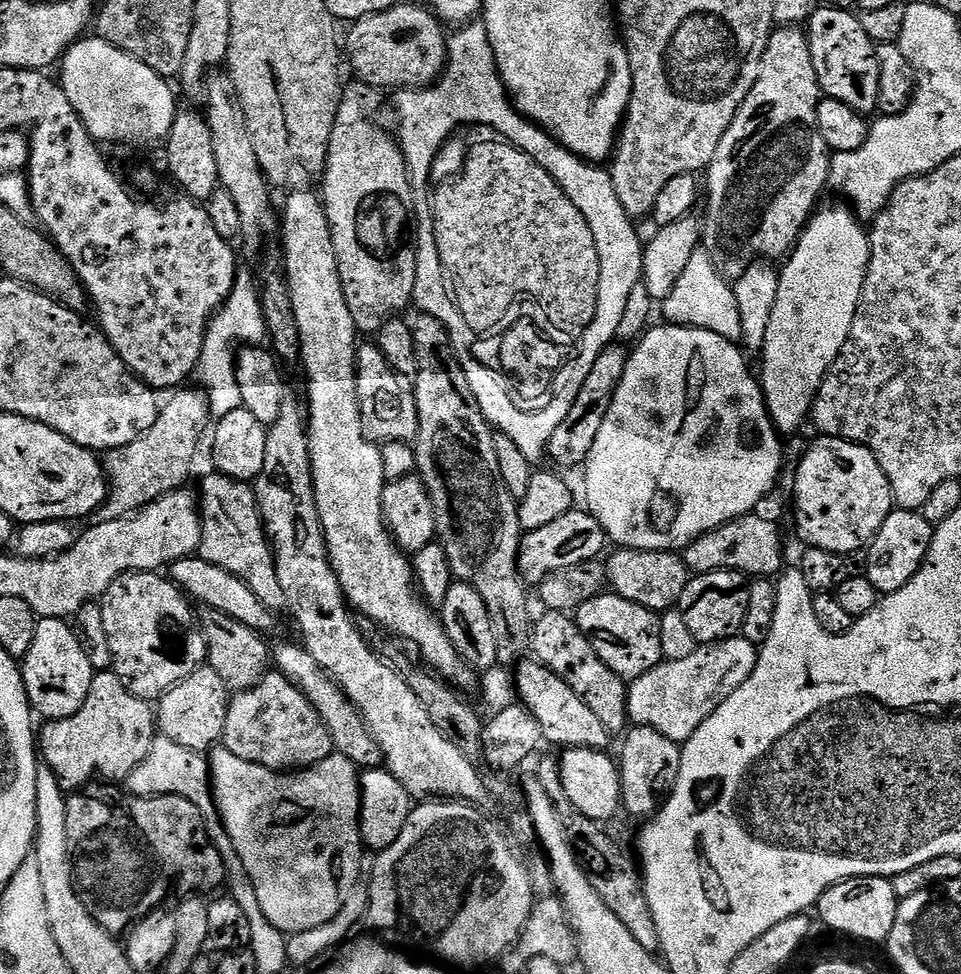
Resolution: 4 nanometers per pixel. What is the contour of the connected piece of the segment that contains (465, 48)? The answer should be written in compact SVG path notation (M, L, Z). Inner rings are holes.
M473 22L461 27L460 32L448 42L448 66L442 79L419 90L404 90L399 93L396 104L400 107L399 143L404 150L407 164L420 164L420 176L424 176L424 168L434 168L436 148L444 144L444 139L455 130L456 124L485 124L493 128L497 137L522 149L550 178L554 178L562 186L566 198L578 206L578 210L586 218L590 226L590 234L594 234L594 246L598 246L598 262L600 277L598 278L598 302L594 310L594 322L586 326L584 336L578 341L580 348L576 357L569 359L562 374L576 374L574 384L562 384L555 393L558 398L566 398L572 394L572 388L582 390L582 382L590 374L598 354L602 354L609 344L613 343L618 322L622 322L622 314L626 310L626 298L630 298L630 290L641 283L644 270L644 248L640 236L636 233L633 217L622 206L620 196L612 184L612 174L607 167L576 156L566 146L562 146L543 128L538 127L514 107L500 72L496 69L496 55L492 43L488 40L488 31L483 23Z

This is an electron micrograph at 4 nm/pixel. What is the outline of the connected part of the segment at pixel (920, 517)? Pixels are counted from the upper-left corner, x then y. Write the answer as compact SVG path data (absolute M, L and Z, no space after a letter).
M896 508L888 515L886 522L878 530L867 549L868 564L866 560L866 575L870 582L874 582L881 594L897 592L906 586L918 574L918 570L928 557L932 545L934 526L924 516L923 511Z

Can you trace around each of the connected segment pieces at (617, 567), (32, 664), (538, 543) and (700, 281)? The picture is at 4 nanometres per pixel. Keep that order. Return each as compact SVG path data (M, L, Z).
M620 548L612 557L607 558L606 565L610 588L615 595L633 600L636 604L642 604L657 614L663 614L679 605L690 579L688 566L683 555L675 552L659 552L658 550L638 550L635 552L633 548Z
M41 619L36 626L34 642L30 650L22 657L22 675L24 677L24 689L28 695L29 705L37 713L44 715L45 721L61 720L66 716L72 716L86 702L88 691L92 689L92 677L94 669L91 662L80 645L80 637L71 627L67 628L64 620Z
M573 510L554 518L547 526L538 526L538 530L524 532L520 537L520 574L529 585L539 586L556 571L568 567L578 567L580 563L597 559L604 544L609 543L604 527L587 510Z
M698 250L692 255L686 270L682 270L682 278L678 278L674 290L663 301L662 308L668 311L669 321L681 326L705 328L733 342L739 341L744 335L735 287L720 277L715 262L704 250Z

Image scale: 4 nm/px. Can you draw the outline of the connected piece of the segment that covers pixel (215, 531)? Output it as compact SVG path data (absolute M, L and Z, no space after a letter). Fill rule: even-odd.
M217 470L210 471L200 484L198 507L200 510L200 559L230 570L245 580L254 594L273 610L283 609L286 601L278 582L276 558L264 530L264 517L256 504L256 493L251 483L236 480Z

